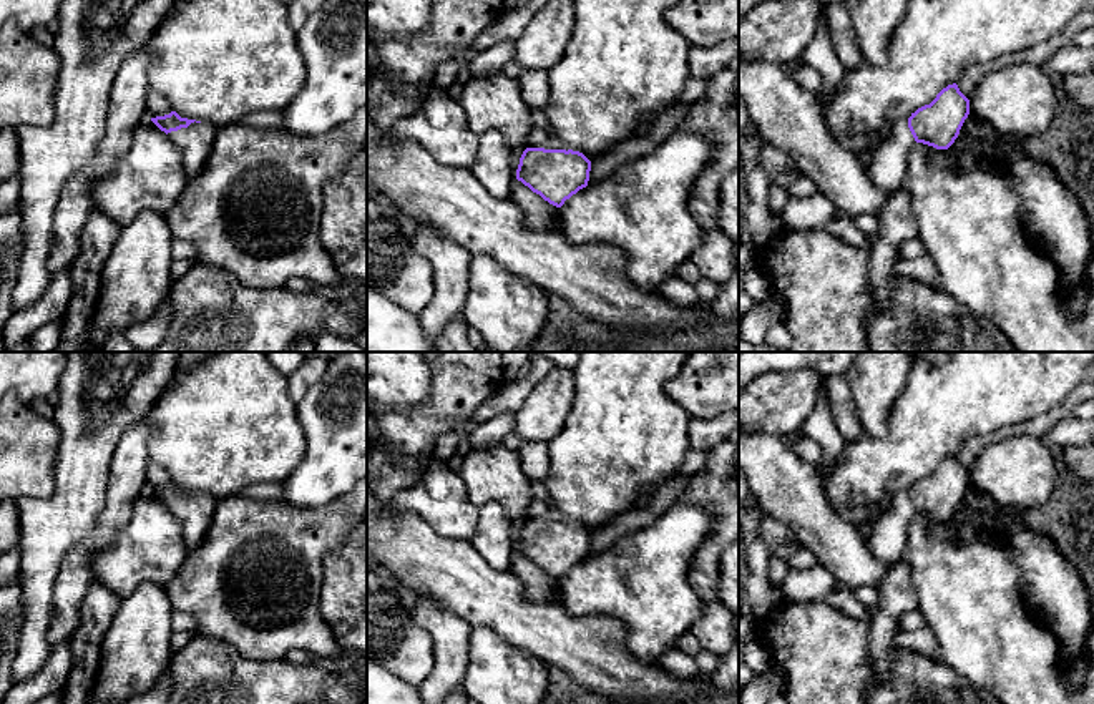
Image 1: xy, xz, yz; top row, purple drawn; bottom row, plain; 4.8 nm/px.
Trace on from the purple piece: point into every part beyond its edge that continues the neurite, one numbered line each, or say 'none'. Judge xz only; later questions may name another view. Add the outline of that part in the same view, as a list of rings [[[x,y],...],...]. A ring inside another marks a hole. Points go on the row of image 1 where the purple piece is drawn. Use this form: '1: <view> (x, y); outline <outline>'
1: xz (551, 143); outline [[[549,134],[549,138],[543,143],[541,148],[545,148],[545,149],[566,149],[566,151],[568,151],[568,149],[573,149],[571,146],[568,146],[566,143],[556,139],[556,138],[551,136],[551,134]],[[573,149],[573,151],[576,151],[576,149]]]

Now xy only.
1: xy (195, 143); outline [[[191,123],[188,128],[168,133],[173,144],[179,149],[188,181],[193,181],[204,168],[217,130],[209,123]]]

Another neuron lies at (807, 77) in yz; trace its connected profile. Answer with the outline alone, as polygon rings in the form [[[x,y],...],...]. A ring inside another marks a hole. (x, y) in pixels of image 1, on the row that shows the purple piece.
[[[797,60],[790,63],[787,70],[800,86],[818,95],[822,88],[822,75],[815,68],[805,65],[802,60]]]

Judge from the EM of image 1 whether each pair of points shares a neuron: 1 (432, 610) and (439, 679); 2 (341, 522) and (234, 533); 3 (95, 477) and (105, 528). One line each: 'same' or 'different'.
1: same
2: same
3: different

